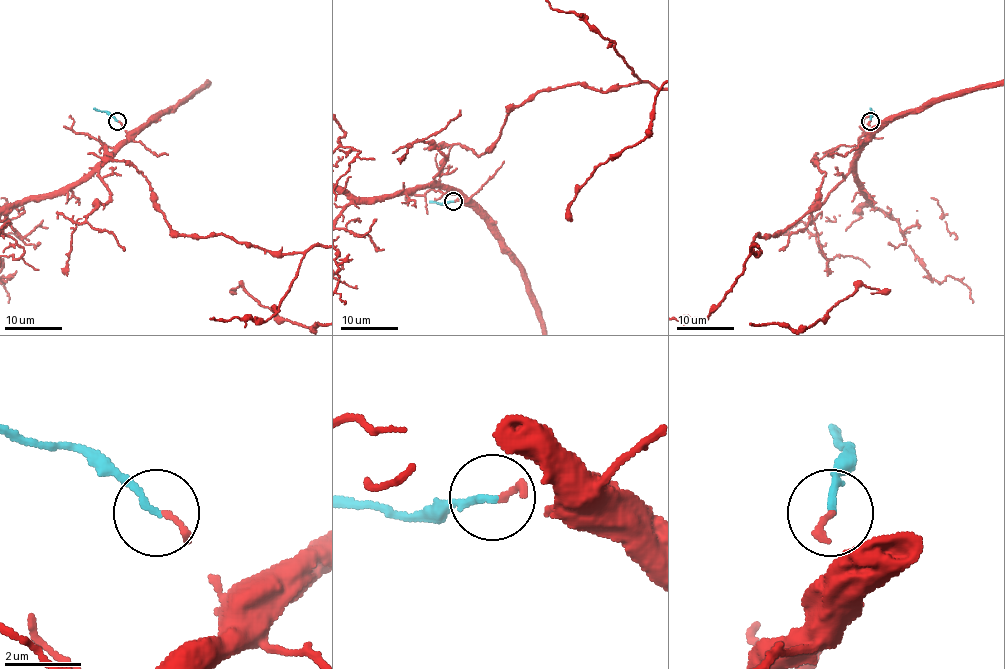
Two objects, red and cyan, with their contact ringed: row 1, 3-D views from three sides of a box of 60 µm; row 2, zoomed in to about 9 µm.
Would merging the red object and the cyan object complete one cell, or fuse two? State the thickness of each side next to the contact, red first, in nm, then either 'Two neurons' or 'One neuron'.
Thickness 150 nm (red) against 180 nm. One neuron

